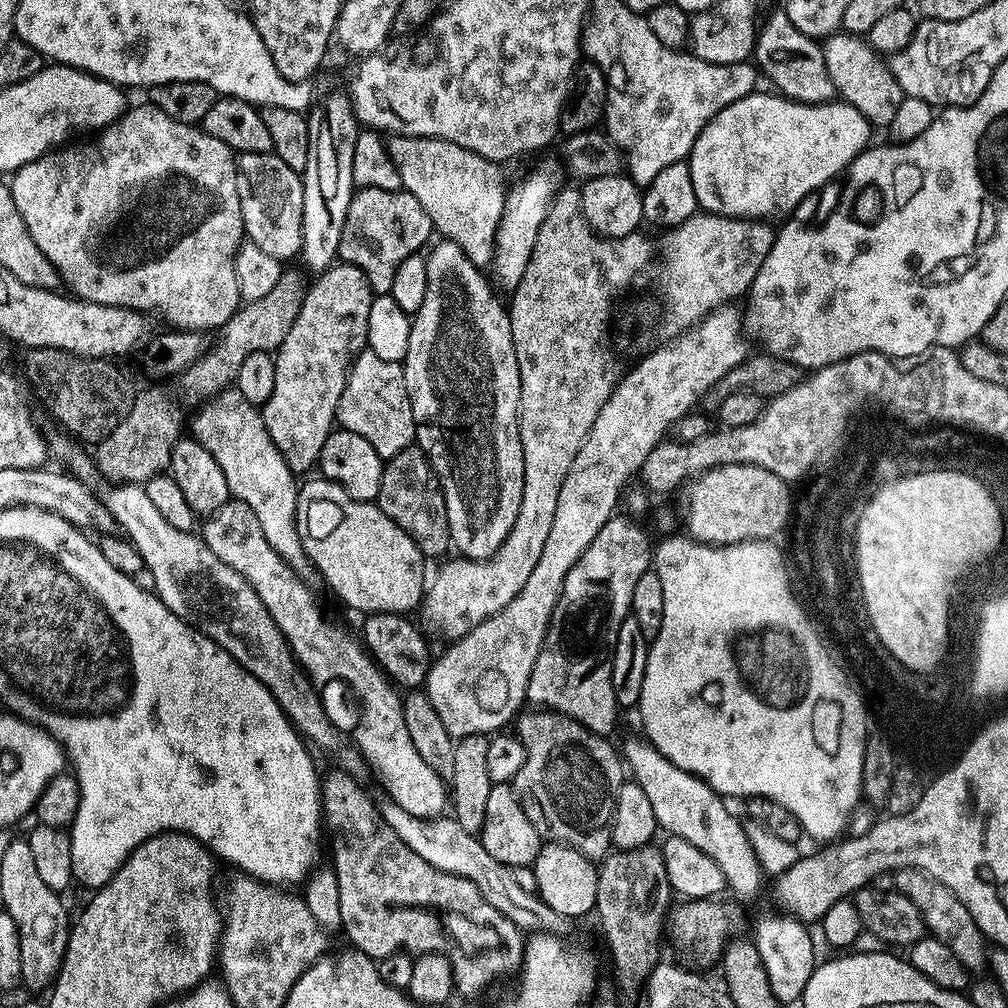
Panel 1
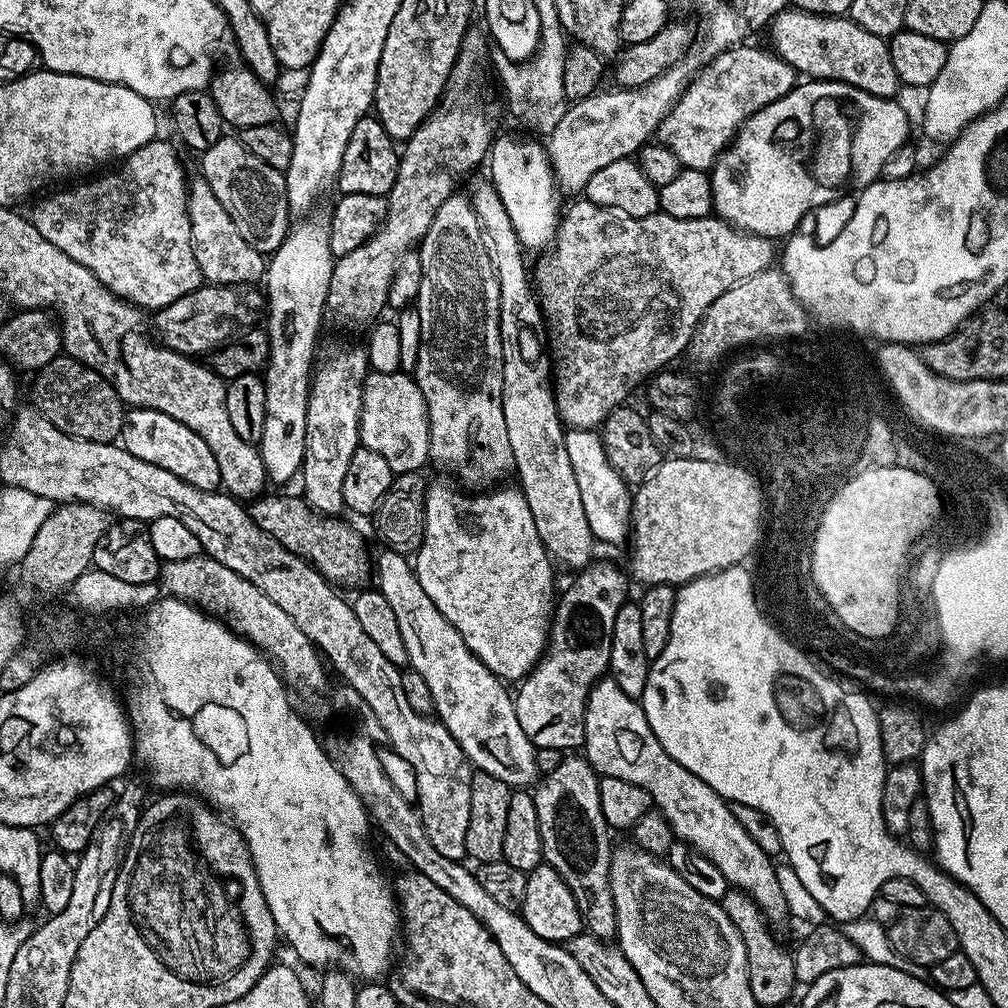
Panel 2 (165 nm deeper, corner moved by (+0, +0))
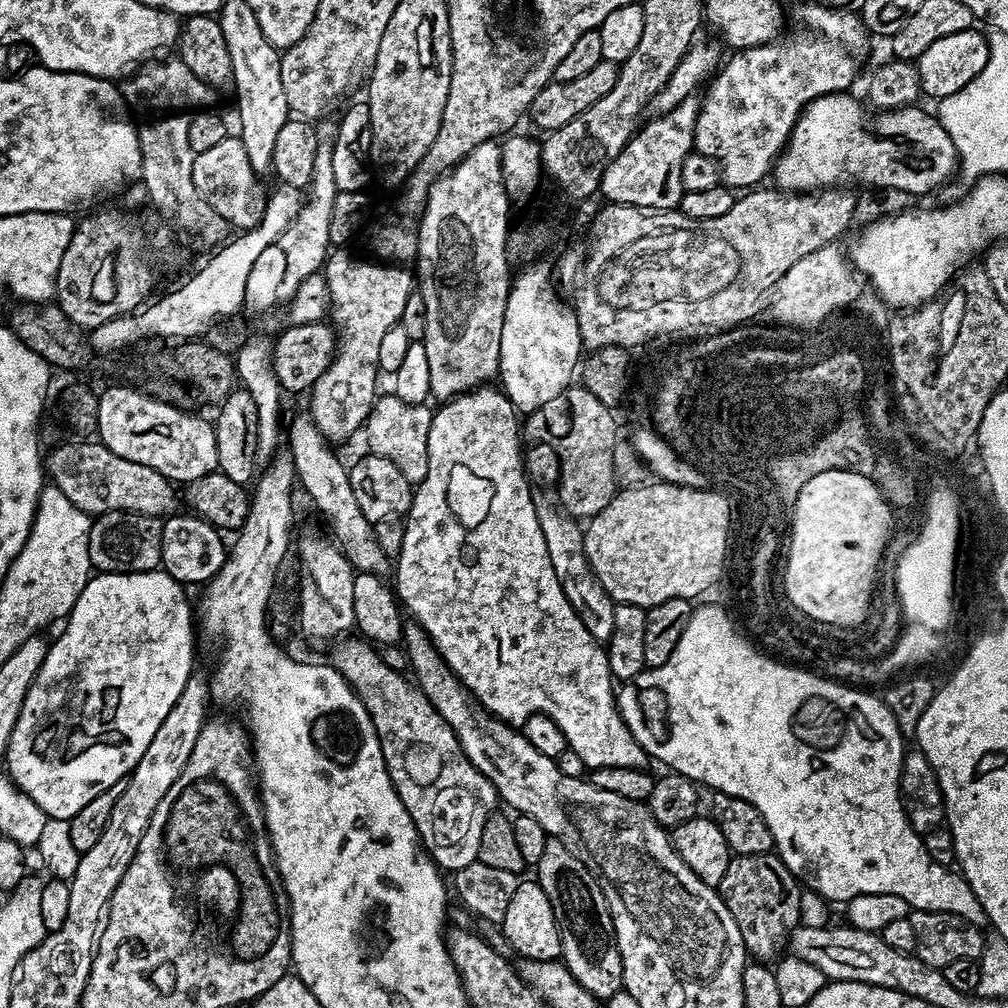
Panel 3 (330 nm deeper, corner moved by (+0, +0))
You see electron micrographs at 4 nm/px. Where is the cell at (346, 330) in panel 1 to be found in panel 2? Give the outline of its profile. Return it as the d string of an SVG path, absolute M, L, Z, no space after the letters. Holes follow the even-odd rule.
M476 26L469 27L468 33L462 38L462 46L452 67L452 73L448 76L448 87L442 97L442 103L403 145L398 174L394 178L394 186L388 191L386 197L388 212L384 215L384 223L371 238L362 242L362 246L350 250L350 254L335 257L330 274L326 309L331 319L333 316L340 324L348 324L351 320L356 324L364 324L367 320L375 321L380 316L379 312L388 308L390 286L397 268L430 230L434 222L434 214L438 214L438 206L442 206L442 202L446 202L446 198L450 198L457 191L456 176L464 176L471 168L485 163L494 141L494 133L492 134L492 120L488 117L483 102L480 101L480 90L484 86L480 79L484 76L481 66L487 65L489 60L489 37L483 31L480 33Z

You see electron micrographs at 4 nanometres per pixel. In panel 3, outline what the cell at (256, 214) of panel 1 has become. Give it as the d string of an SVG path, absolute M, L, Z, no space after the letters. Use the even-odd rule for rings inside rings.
M230 134L222 138L222 142L210 146L210 150L202 150L192 157L192 181L196 192L210 207L218 210L218 214L222 214L233 229L250 229L262 218L268 197L260 180L254 166L250 166L246 146L239 135Z

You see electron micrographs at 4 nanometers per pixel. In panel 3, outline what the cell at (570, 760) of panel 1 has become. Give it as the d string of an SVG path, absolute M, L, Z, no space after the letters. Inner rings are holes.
M555 838L546 842L546 850L542 850L542 858L534 866L535 879L546 890L546 898L550 898L550 906L554 906L554 918L560 926L560 955L562 963L570 970L570 974L591 996L601 1002L607 1002L615 992L624 986L622 958L616 948L616 935L612 929L612 915L608 909L606 898L600 889L595 875L580 861L565 844Z

